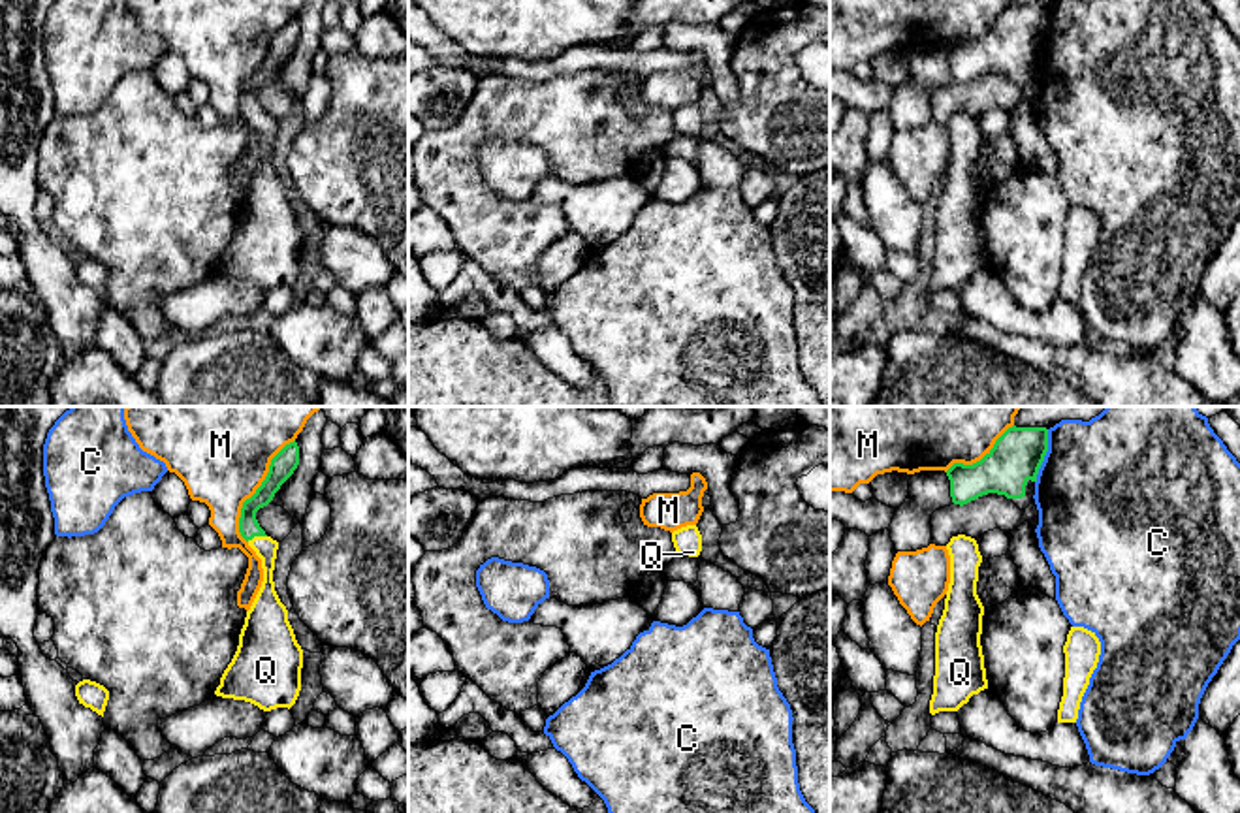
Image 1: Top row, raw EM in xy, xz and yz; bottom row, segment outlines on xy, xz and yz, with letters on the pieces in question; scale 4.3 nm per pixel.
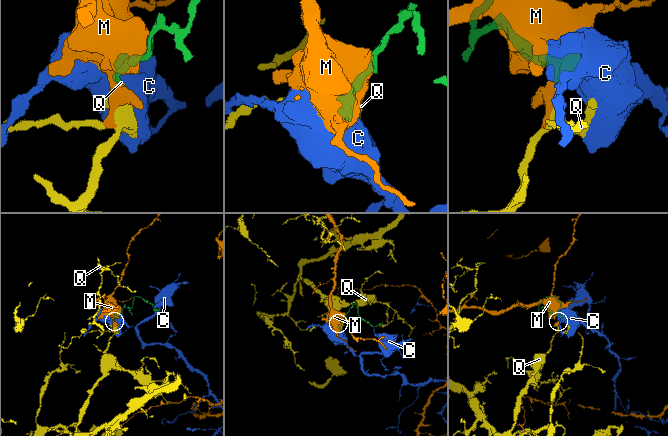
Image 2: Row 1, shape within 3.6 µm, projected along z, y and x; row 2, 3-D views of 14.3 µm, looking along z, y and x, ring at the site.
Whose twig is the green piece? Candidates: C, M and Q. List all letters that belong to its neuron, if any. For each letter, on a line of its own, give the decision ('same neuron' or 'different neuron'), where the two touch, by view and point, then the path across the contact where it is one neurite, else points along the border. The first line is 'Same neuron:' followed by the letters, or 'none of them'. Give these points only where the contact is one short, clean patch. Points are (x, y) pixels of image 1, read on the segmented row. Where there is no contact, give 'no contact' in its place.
Same neuron: Q
C: different neuron | yz (1045, 454) | along yz (1049, 430), (1049, 450), (1035, 482)
M: different neuron | xy (256, 490)
Q: same neuron | xy (256, 535) | across xy (249, 527), (256, 535), (266, 548)

